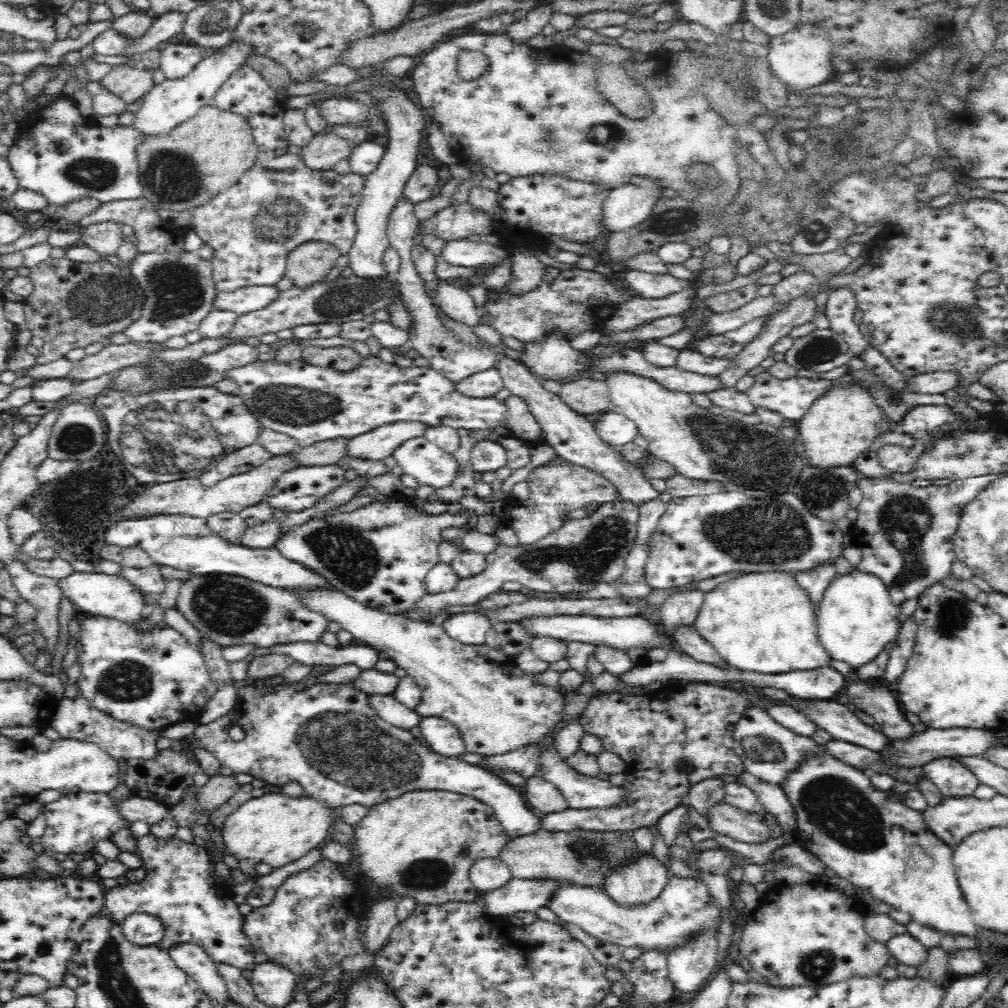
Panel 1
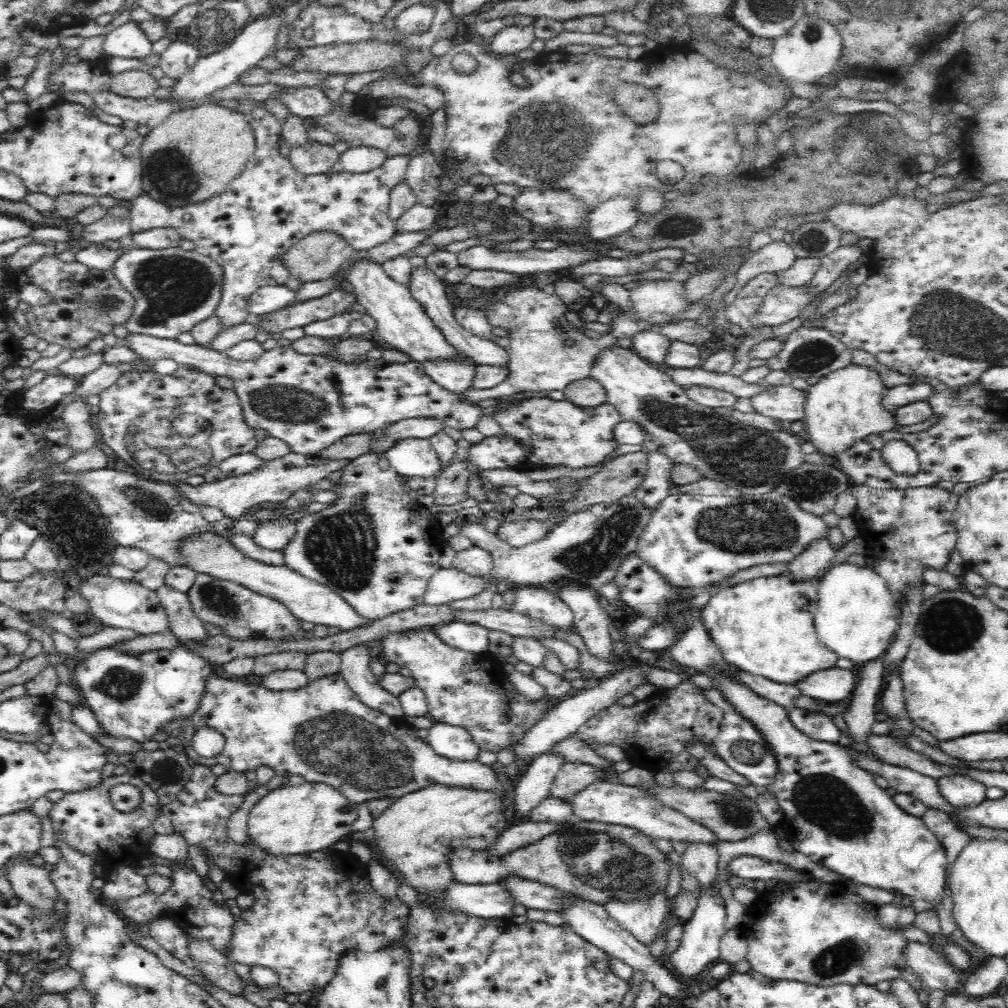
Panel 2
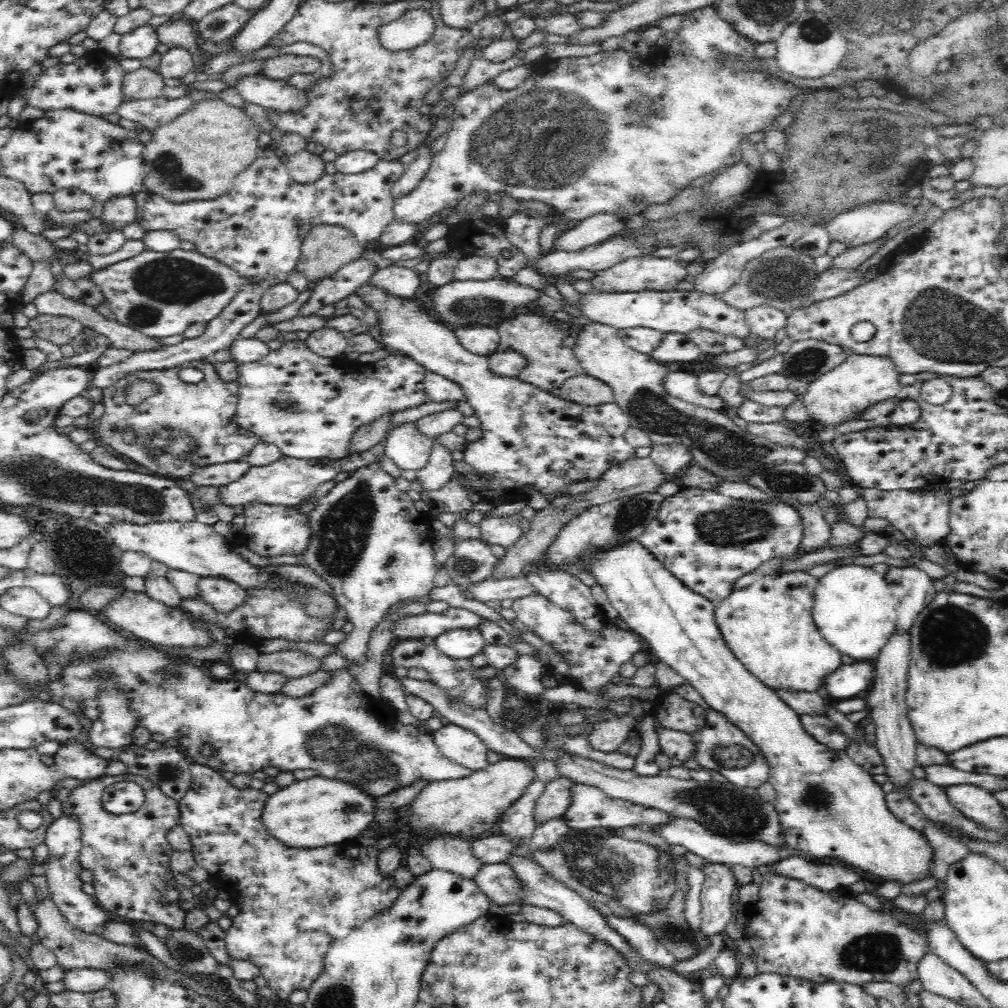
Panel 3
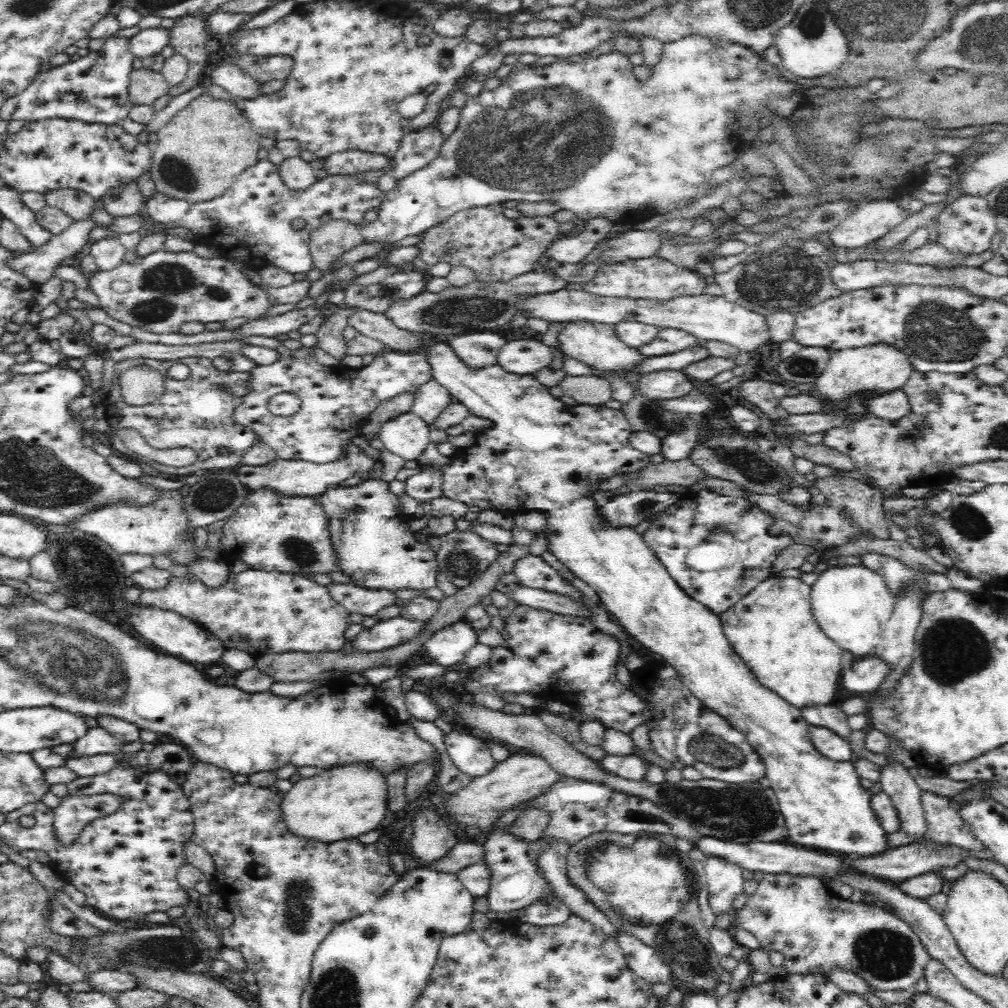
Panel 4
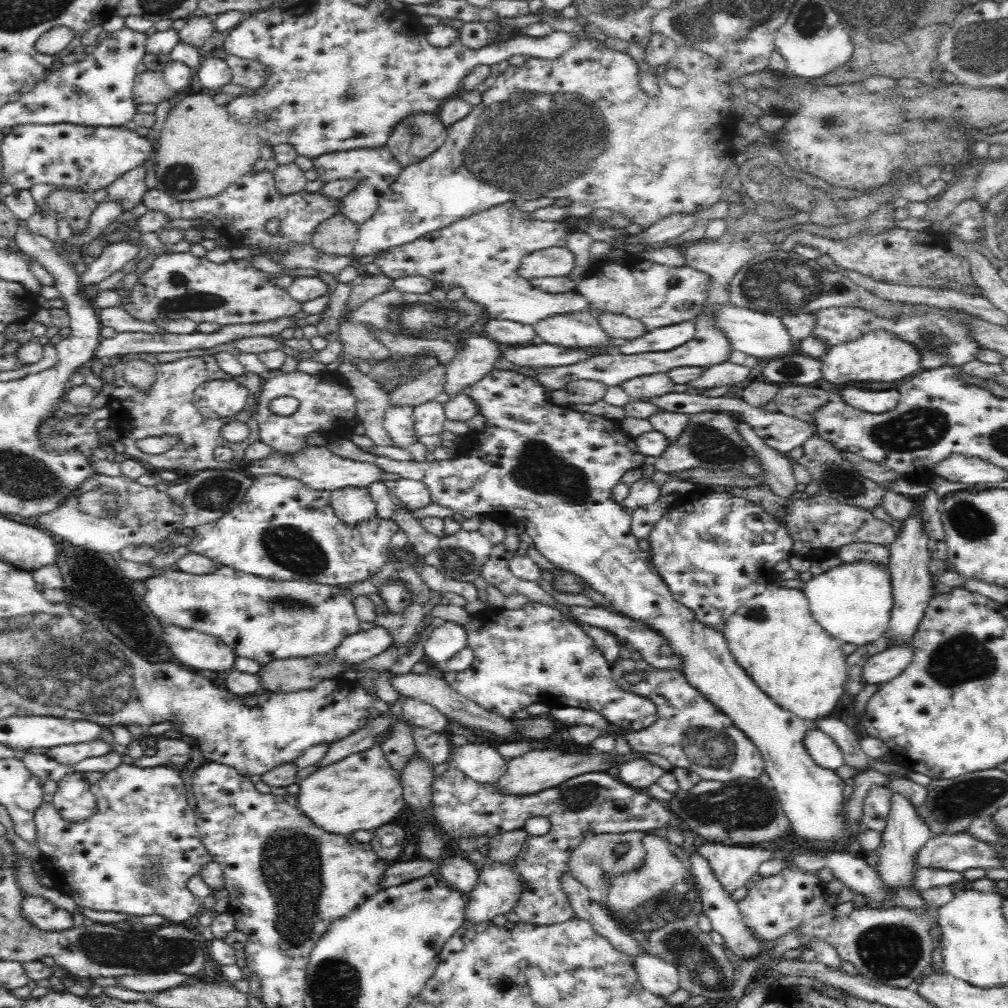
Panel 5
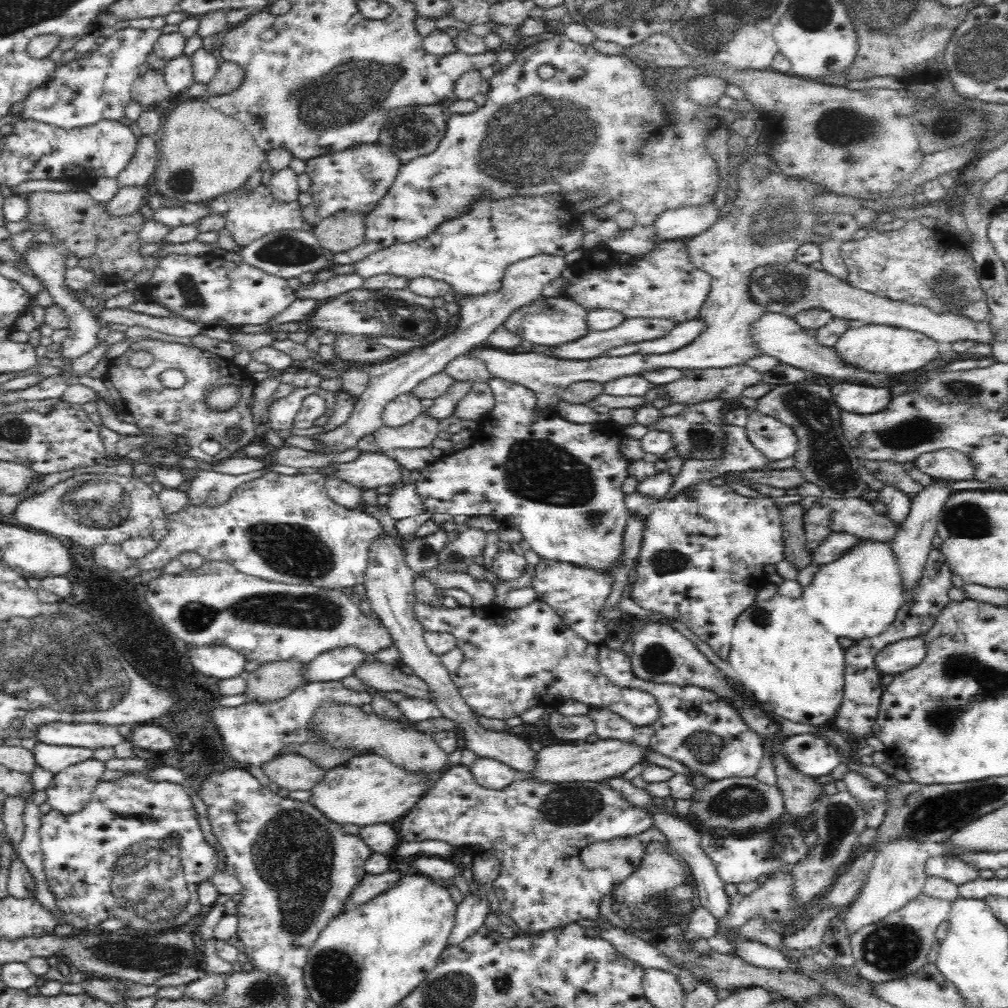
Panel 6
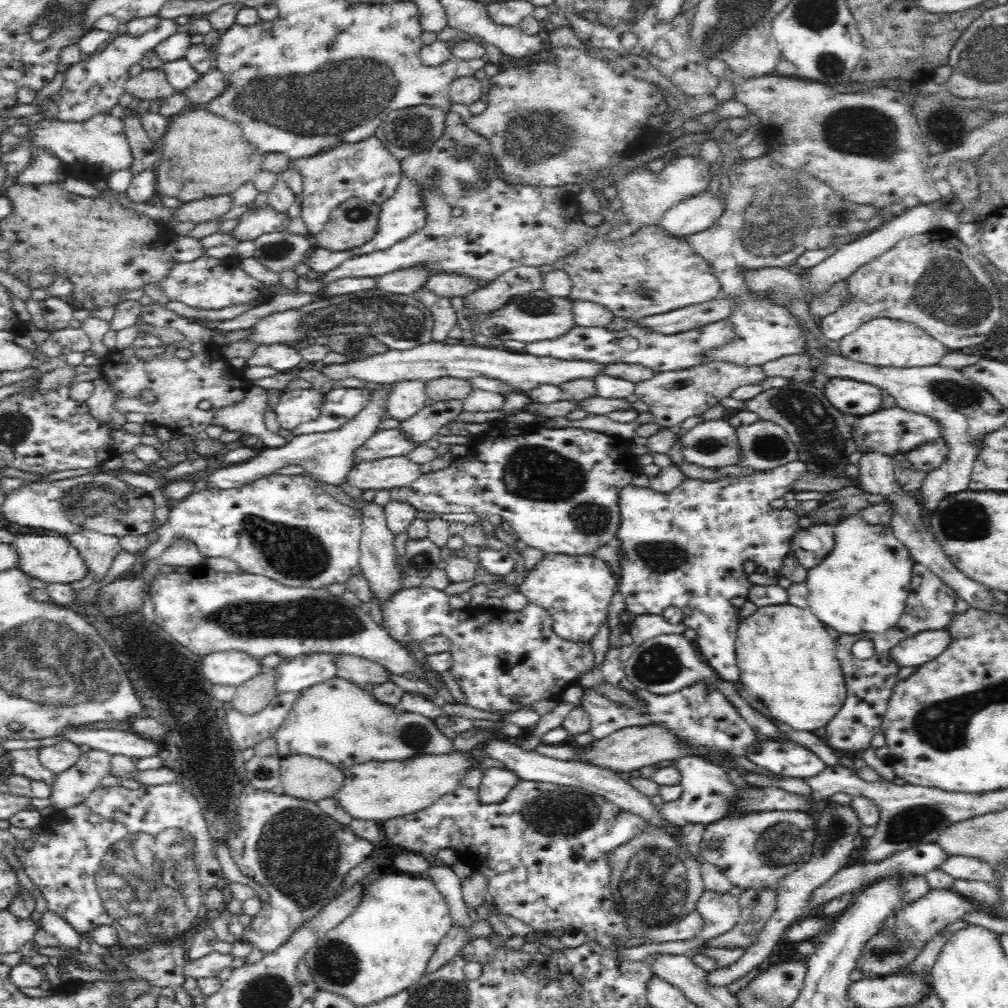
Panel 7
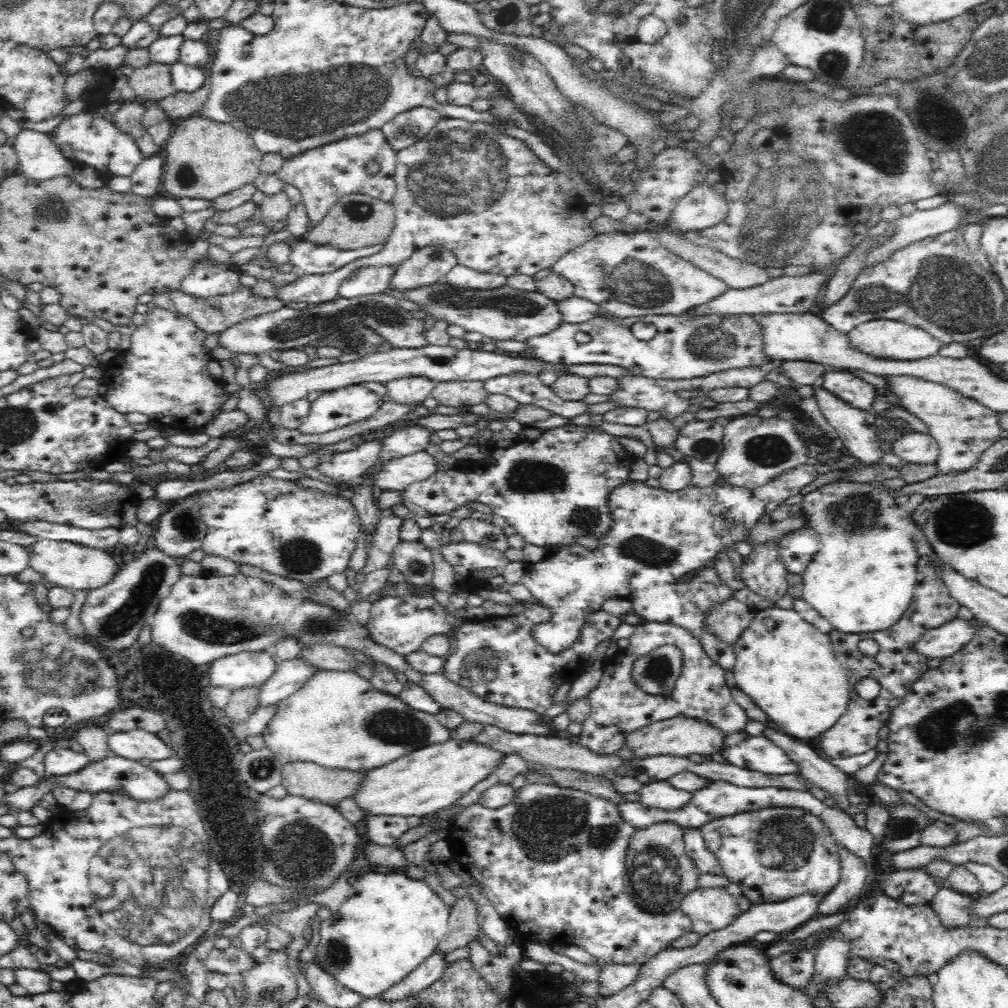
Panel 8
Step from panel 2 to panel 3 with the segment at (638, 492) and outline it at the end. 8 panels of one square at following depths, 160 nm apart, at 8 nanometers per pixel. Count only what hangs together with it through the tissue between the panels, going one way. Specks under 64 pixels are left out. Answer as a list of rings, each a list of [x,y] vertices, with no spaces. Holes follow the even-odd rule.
[[[654,444],[649,457],[664,474],[682,473],[693,463],[692,450],[684,444]]]

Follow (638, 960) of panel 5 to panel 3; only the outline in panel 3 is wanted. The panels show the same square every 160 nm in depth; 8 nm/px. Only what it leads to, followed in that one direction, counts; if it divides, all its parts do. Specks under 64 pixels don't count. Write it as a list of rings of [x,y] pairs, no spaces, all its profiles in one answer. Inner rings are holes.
[[[614,915],[606,917],[606,923],[616,931],[616,934],[624,937],[626,945],[636,951],[638,959],[642,959],[648,965],[670,969],[675,963],[674,955],[657,941],[654,933],[644,925],[640,925],[633,918],[620,918]]]

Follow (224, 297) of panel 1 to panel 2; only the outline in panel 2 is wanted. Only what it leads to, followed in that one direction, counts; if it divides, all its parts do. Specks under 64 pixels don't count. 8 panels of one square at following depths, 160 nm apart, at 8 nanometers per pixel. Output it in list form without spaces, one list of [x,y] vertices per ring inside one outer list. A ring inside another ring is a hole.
[[[286,285],[261,286],[248,299],[250,315],[260,317],[284,309],[292,303],[294,296],[295,292]]]

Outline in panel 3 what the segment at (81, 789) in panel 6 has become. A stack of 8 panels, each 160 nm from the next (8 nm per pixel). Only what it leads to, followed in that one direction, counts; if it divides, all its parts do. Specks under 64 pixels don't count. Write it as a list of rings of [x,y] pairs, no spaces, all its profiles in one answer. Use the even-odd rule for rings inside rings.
[[[122,781],[108,785],[100,798],[102,809],[110,814],[124,814],[138,810],[144,802],[144,791],[139,784]],[[62,813],[58,818],[52,819],[50,826],[45,830],[45,844],[49,850],[45,875],[52,893],[52,902],[70,924],[83,933],[96,935],[96,932],[108,922],[108,918],[105,910],[95,902],[94,898],[82,892],[82,881],[78,879],[82,870],[78,863],[81,849],[81,824],[75,814]]]

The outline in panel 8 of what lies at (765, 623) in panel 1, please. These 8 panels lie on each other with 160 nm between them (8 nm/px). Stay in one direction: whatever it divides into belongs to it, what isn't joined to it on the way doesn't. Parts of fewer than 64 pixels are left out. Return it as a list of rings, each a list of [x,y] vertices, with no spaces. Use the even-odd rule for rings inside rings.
[[[770,606],[762,611],[755,611],[755,618],[749,628],[742,632],[741,638],[734,644],[735,653],[734,680],[738,689],[752,698],[754,704],[768,715],[769,725],[798,741],[814,742],[824,734],[847,711],[850,695],[846,670],[834,658],[828,634],[823,634],[813,625],[805,622],[798,612],[782,610]],[[764,618],[776,620],[776,630],[769,632],[764,625]]]

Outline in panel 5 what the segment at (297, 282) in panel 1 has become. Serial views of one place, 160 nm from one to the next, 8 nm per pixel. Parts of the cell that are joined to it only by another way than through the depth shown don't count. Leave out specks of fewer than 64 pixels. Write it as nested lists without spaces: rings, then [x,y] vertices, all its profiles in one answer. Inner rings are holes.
[[[341,213],[322,221],[314,229],[312,246],[336,256],[350,256],[359,237],[359,225]]]

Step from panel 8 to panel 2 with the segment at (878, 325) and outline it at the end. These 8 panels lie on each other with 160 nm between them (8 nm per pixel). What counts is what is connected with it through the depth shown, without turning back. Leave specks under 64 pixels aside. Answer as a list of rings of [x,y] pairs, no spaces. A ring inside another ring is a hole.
[[[849,364],[846,368],[826,374],[806,389],[805,418],[810,440],[822,454],[836,456],[856,439],[868,434],[894,430],[896,422],[880,402],[887,388],[877,370],[863,364]]]

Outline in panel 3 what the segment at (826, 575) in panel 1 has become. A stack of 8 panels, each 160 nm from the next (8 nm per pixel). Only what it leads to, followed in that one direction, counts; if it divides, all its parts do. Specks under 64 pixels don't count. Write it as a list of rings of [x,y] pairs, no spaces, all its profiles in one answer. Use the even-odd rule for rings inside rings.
[[[814,502],[812,504],[794,504],[793,506],[802,521],[801,549],[811,553],[826,547],[826,542],[830,538],[831,525],[824,521],[824,513],[820,506]]]

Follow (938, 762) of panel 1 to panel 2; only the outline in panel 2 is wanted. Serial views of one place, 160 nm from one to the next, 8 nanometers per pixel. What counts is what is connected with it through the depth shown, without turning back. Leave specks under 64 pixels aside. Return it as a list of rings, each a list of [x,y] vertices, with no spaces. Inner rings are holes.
[[[950,775],[937,780],[942,796],[958,809],[967,809],[982,804],[987,799],[984,785],[976,780]]]

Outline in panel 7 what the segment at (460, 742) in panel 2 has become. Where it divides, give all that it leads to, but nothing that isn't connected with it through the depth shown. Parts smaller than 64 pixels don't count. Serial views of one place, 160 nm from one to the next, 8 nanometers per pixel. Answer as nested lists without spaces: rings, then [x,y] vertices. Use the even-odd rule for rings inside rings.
[[[500,768],[482,769],[479,784],[479,799],[483,803],[501,803],[516,786],[518,776]]]

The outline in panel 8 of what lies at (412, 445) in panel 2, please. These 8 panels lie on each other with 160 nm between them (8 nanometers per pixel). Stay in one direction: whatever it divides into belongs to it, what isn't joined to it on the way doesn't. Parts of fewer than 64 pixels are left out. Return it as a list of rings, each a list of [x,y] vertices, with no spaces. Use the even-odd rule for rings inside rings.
[[[425,376],[396,378],[385,383],[387,395],[394,402],[406,405],[418,405],[426,400],[434,390],[435,382]]]

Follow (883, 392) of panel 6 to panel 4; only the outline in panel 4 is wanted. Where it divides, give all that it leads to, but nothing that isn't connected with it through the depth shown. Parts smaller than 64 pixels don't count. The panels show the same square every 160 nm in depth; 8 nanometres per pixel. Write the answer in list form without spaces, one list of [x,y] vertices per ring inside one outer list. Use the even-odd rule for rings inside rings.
[[[901,389],[868,398],[862,404],[870,415],[892,421],[907,416],[911,410],[908,397]]]

